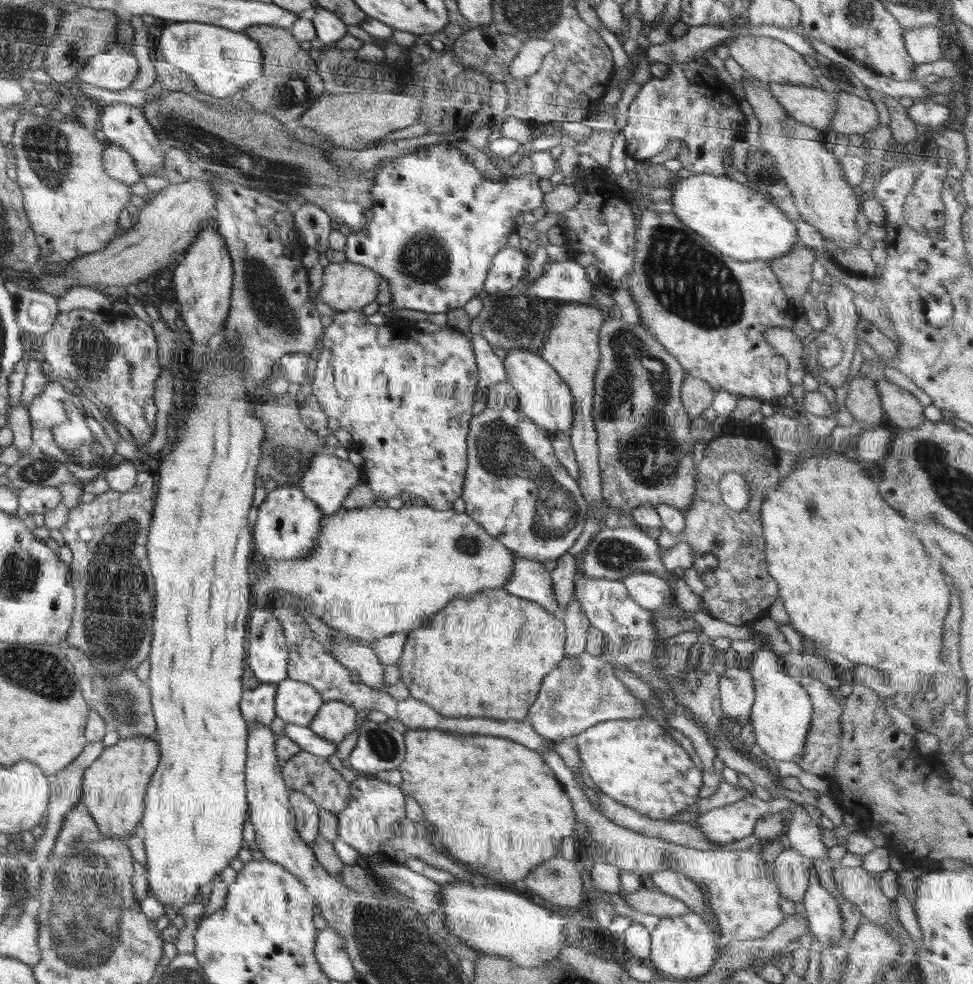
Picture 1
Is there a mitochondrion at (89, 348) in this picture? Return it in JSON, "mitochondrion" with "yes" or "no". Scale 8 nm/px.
{"mitochondrion":"yes"}

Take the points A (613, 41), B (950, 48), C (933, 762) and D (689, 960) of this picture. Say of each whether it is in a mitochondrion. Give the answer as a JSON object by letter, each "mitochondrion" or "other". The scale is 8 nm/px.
{"A":"other","B":"other","C":"other","D":"other"}

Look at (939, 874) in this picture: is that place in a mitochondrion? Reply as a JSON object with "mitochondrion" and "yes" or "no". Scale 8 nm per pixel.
{"mitochondrion":"no"}

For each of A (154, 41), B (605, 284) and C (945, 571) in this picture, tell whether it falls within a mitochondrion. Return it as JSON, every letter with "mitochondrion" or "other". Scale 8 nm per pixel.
{"A":"other","B":"other","C":"other"}

